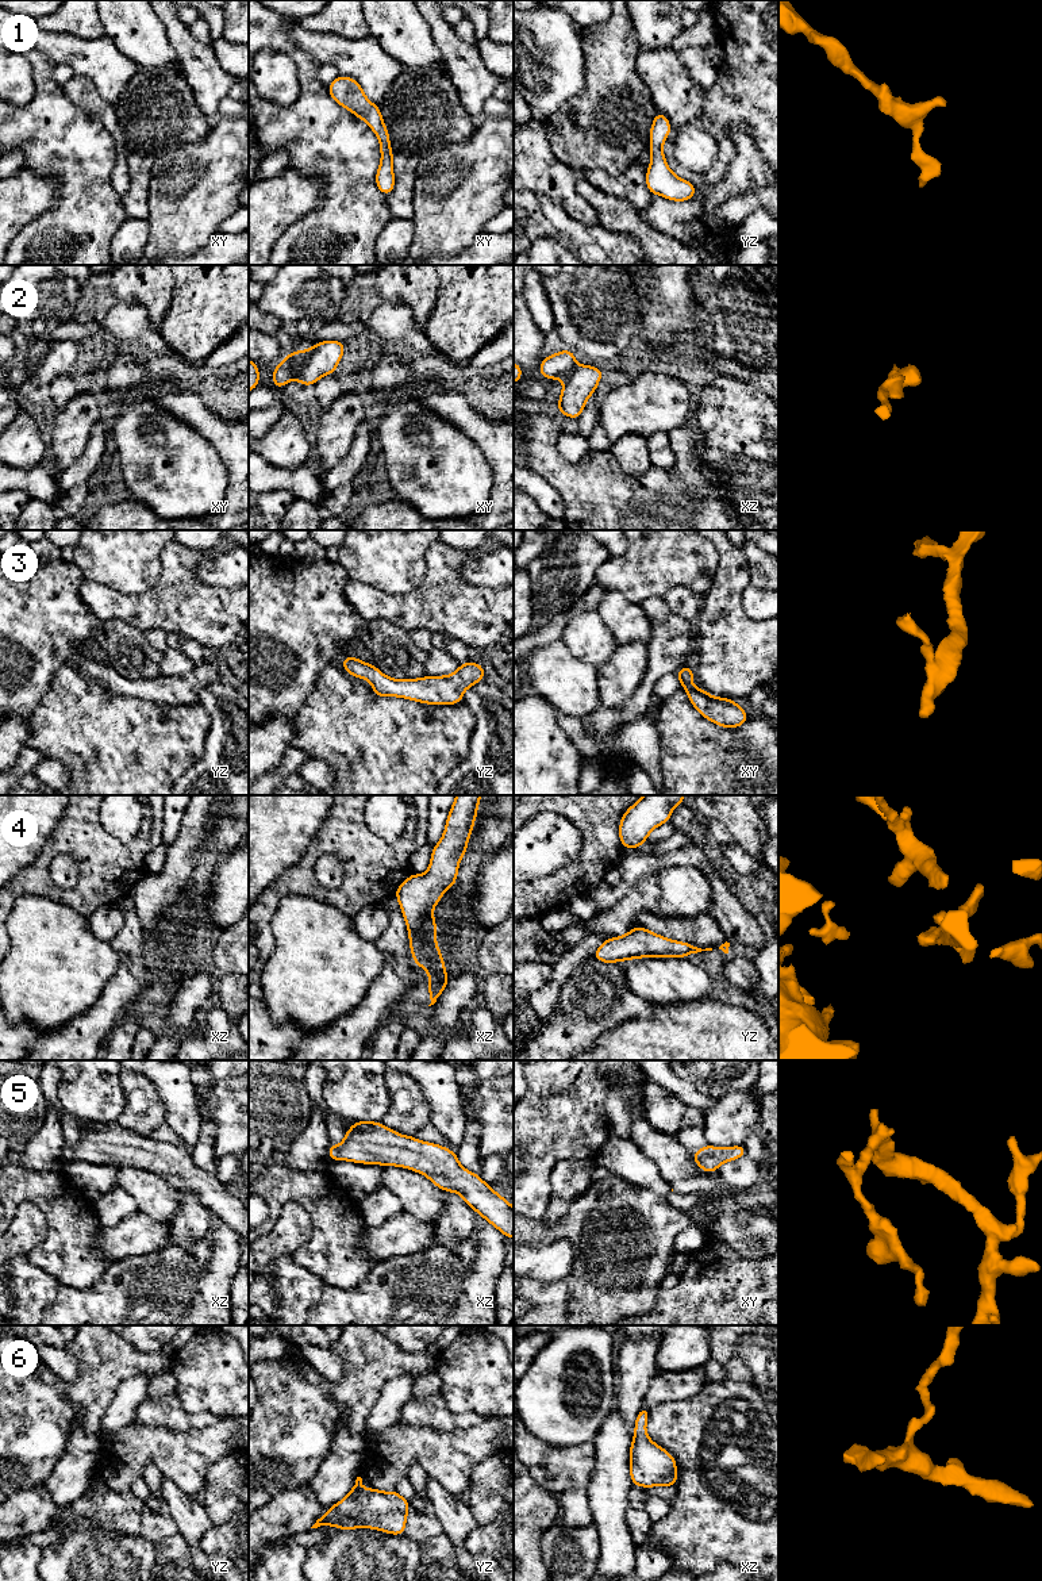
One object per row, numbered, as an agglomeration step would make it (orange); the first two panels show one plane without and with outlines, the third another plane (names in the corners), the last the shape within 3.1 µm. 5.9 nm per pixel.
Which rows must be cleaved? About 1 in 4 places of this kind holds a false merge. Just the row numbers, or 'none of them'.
2

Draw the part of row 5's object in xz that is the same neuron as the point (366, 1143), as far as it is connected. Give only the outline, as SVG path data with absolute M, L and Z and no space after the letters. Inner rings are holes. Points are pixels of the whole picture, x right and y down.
M353 1121L341 1146L328 1146L331 1160L400 1166L426 1175L441 1190L460 1193L477 1214L514 1239L514 1208L477 1174L464 1169L454 1151L403 1136L380 1121Z

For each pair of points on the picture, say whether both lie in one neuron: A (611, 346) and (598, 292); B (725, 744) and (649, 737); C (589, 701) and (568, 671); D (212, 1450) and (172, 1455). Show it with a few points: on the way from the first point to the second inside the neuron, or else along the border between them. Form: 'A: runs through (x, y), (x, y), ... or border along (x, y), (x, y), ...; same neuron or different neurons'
A: runs through (603, 333), (598, 306); same neuron
B: border along (654, 725), (658, 733), (660, 771); different neurons
C: runs through (583, 694), (568, 678); same neuron
D: runs through (203, 1450), (181, 1455); same neuron

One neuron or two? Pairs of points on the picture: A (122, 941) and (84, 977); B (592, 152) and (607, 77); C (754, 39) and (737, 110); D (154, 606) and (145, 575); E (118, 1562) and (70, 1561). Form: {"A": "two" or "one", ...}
{"A": "two", "B": "one", "C": "one", "D": "two", "E": "one"}

